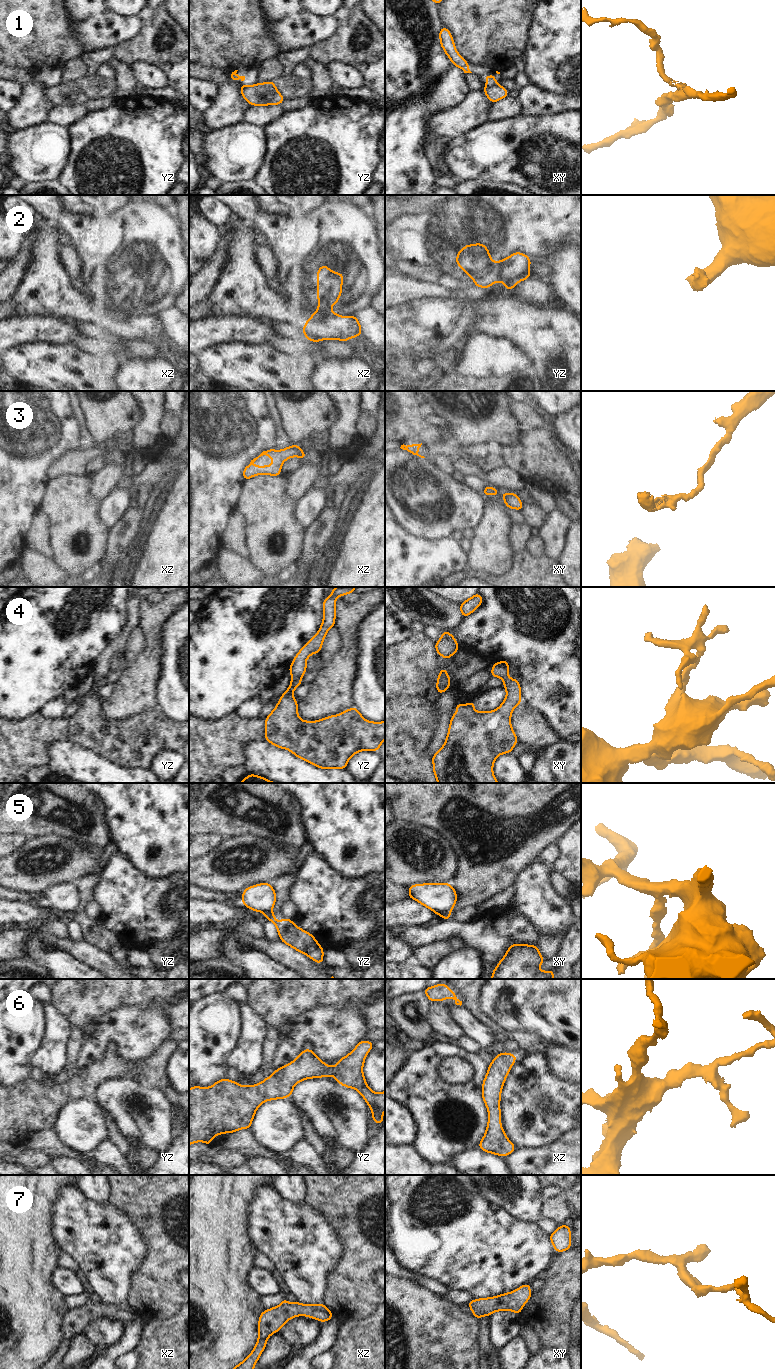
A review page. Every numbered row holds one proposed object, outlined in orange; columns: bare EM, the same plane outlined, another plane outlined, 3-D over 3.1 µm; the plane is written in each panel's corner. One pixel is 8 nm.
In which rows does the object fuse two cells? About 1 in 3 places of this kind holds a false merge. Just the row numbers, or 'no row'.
1, 2, 5.

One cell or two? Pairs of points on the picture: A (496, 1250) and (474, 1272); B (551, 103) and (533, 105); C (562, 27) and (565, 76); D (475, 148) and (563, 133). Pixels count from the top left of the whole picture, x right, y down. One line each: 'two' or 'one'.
A: one
B: one
C: one
D: one

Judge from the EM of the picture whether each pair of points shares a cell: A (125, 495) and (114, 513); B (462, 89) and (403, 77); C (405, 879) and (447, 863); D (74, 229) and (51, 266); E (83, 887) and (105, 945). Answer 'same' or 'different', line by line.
A: same
B: different
C: same
D: different
E: same

